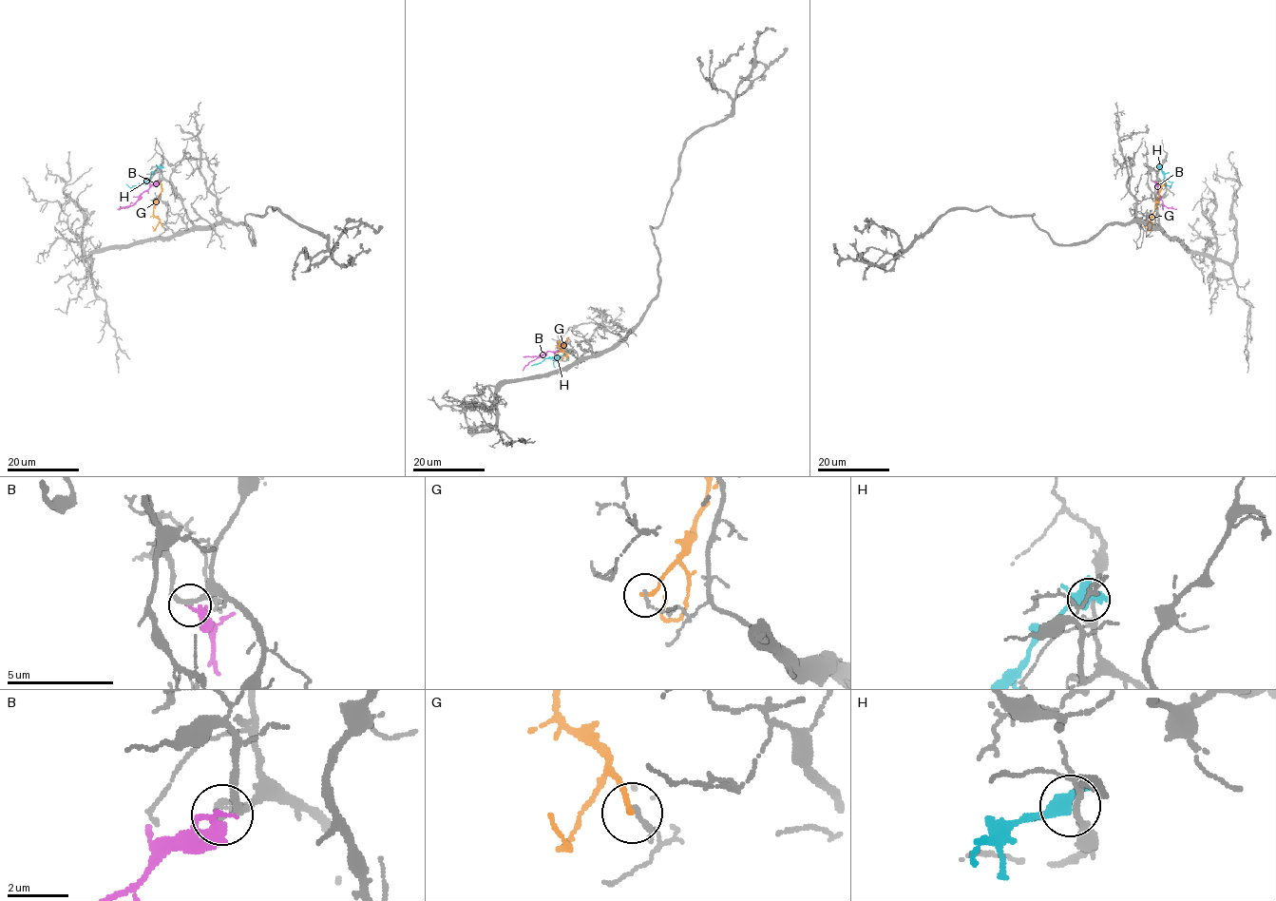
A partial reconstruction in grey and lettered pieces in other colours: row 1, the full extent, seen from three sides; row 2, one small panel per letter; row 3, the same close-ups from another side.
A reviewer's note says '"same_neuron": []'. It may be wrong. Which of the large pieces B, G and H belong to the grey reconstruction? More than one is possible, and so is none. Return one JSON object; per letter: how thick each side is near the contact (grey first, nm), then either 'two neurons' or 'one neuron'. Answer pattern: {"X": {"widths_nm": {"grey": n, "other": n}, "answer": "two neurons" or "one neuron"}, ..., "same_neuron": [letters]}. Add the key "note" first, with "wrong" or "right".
{"note": "right", "B": {"widths_nm": {"grey": 140, "other": 200}, "answer": "two neurons"}, "G": {"widths_nm": {"grey": 160, "other": 180}, "answer": "two neurons"}, "H": {"widths_nm": {"grey": 160, "other": 360}, "answer": "two neurons"}, "same_neuron": []}

